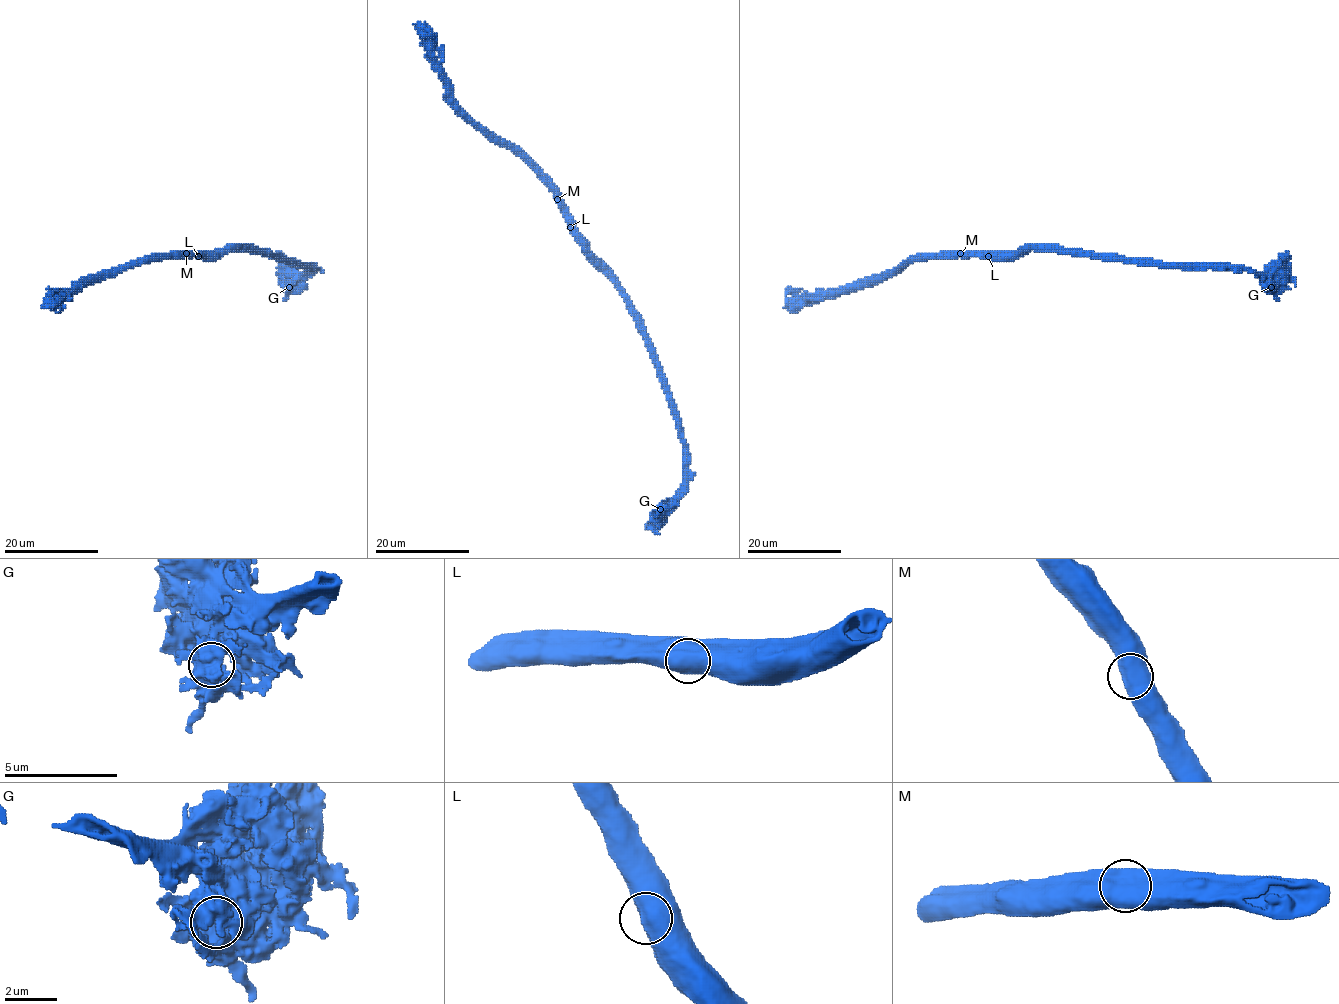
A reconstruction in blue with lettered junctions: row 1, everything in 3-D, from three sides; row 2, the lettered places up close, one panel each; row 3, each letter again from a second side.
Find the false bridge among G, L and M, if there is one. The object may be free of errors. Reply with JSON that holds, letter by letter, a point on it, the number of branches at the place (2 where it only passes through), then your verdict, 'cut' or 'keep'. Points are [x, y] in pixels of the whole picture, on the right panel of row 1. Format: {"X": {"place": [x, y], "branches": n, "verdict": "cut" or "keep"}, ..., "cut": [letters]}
{"G": {"place": [1271, 287], "branches": 2, "verdict": "keep"}, "L": {"place": [988, 256], "branches": 1, "verdict": "keep"}, "M": {"place": [960, 253], "branches": 2, "verdict": "keep"}, "cut": []}

